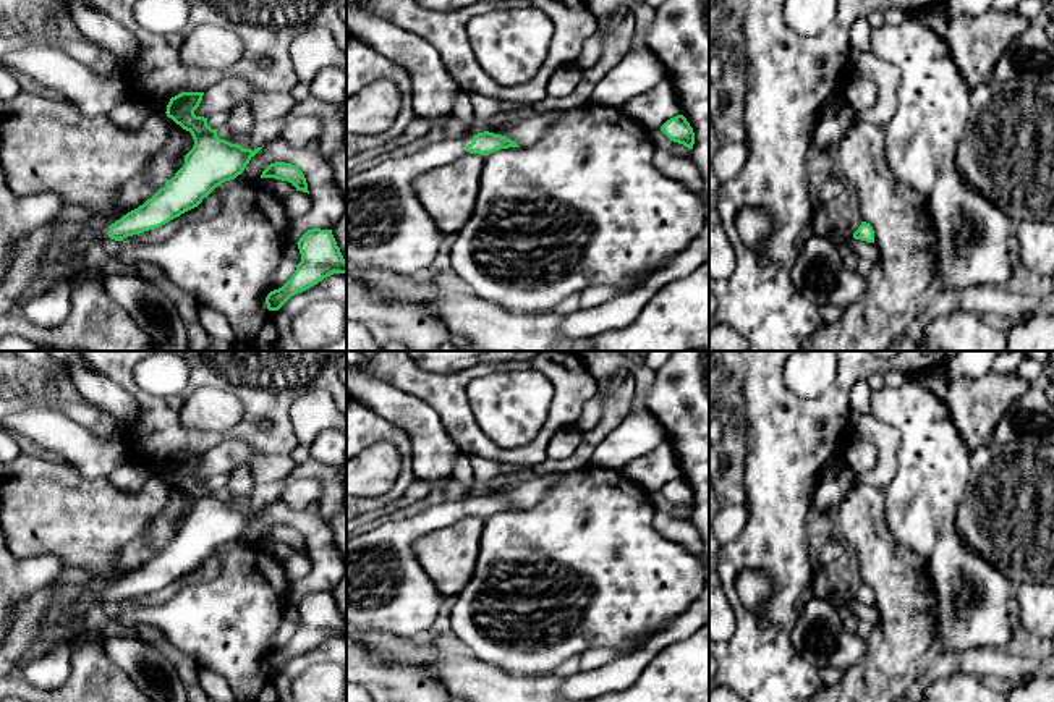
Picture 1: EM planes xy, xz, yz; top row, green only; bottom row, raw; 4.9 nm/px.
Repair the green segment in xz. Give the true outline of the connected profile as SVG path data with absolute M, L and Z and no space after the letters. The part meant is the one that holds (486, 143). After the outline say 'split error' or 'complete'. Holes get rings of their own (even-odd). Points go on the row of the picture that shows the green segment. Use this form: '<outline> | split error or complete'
M489 131L474 136L427 144L423 150L397 160L385 160L346 180L346 262L366 270L390 270L421 277L429 272L444 233L423 207L413 181L426 170L447 165L465 152L489 155L520 147L515 141Z | split error

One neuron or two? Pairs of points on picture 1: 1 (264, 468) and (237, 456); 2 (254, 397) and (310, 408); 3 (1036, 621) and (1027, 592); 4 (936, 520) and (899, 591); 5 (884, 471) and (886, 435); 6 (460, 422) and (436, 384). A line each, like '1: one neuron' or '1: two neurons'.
1: one neuron
2: two neurons
3: one neuron
4: two neurons
5: one neuron
6: one neuron

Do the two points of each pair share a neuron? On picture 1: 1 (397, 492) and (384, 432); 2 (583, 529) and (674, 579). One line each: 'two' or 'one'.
1: one
2: one

